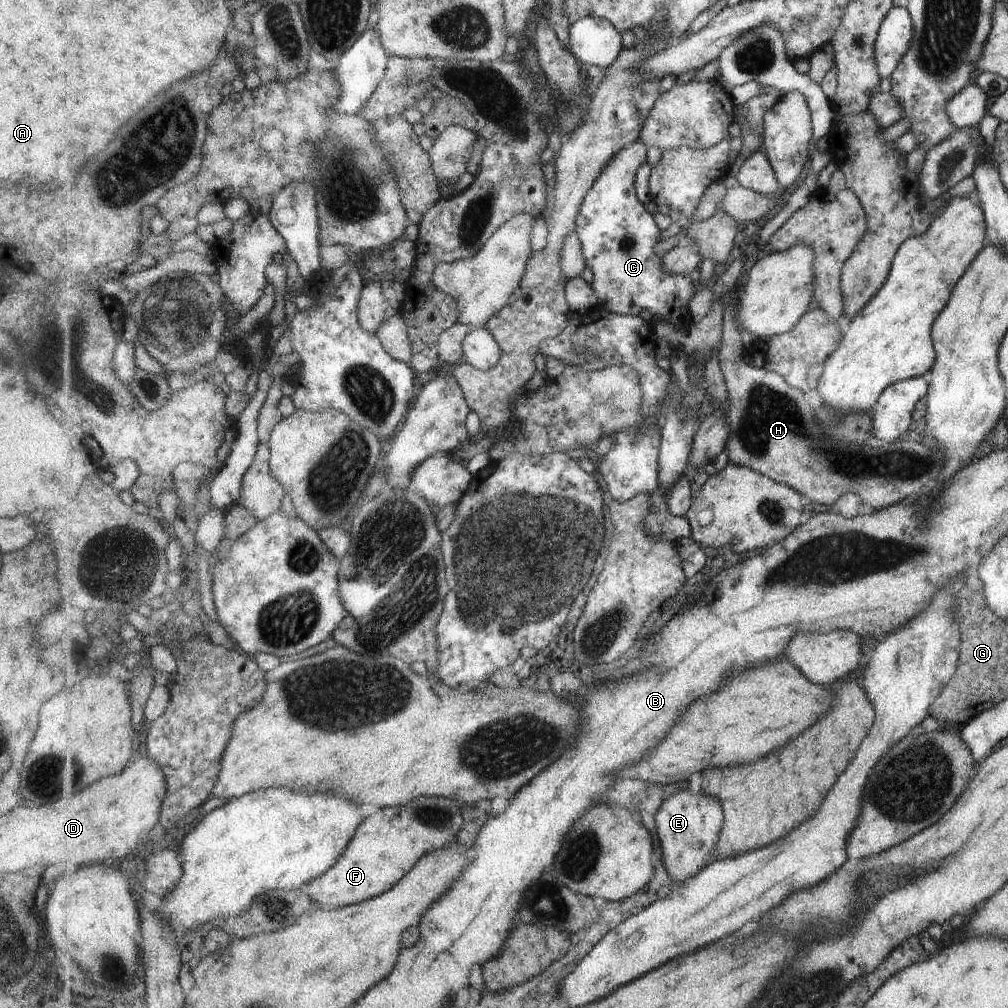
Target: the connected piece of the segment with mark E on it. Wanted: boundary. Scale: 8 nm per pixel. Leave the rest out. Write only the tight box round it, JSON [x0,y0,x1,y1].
[656,790,724,884]

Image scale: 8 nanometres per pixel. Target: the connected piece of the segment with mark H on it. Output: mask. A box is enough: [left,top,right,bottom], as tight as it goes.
[720,287,941,513]

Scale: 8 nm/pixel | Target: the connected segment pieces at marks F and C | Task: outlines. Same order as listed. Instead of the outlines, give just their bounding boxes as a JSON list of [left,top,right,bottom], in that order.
[[309,796,465,908],[576,140,697,330]]

